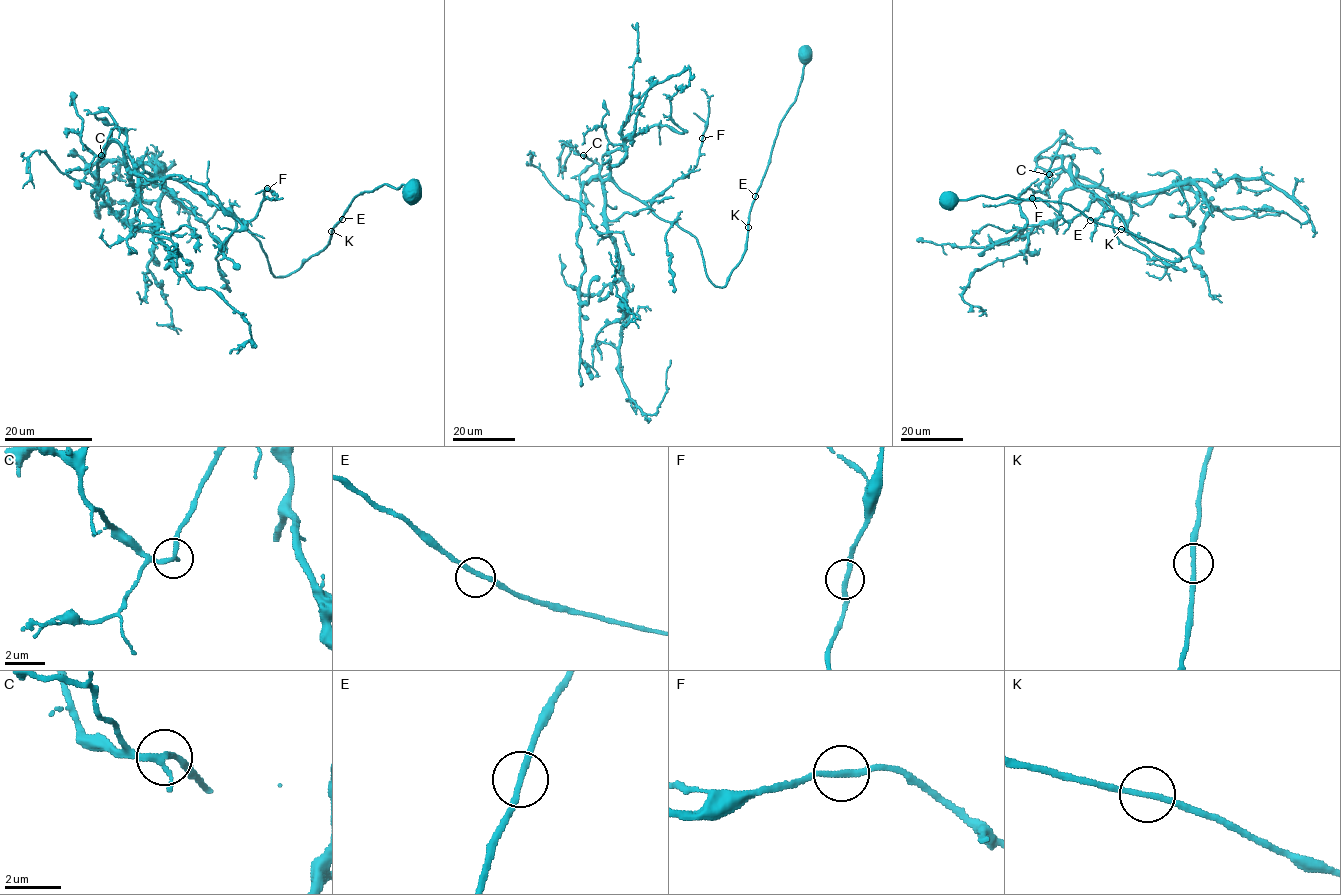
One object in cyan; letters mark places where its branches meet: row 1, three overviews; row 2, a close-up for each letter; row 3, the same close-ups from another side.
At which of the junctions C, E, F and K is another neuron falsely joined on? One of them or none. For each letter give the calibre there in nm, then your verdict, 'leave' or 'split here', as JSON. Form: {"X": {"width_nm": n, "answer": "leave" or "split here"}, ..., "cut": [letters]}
{"C": {"width_nm": 240, "answer": "leave"}, "E": {"width_nm": 200, "answer": "leave"}, "F": {"width_nm": 220, "answer": "leave"}, "K": {"width_nm": 200, "answer": "leave"}, "cut": []}

